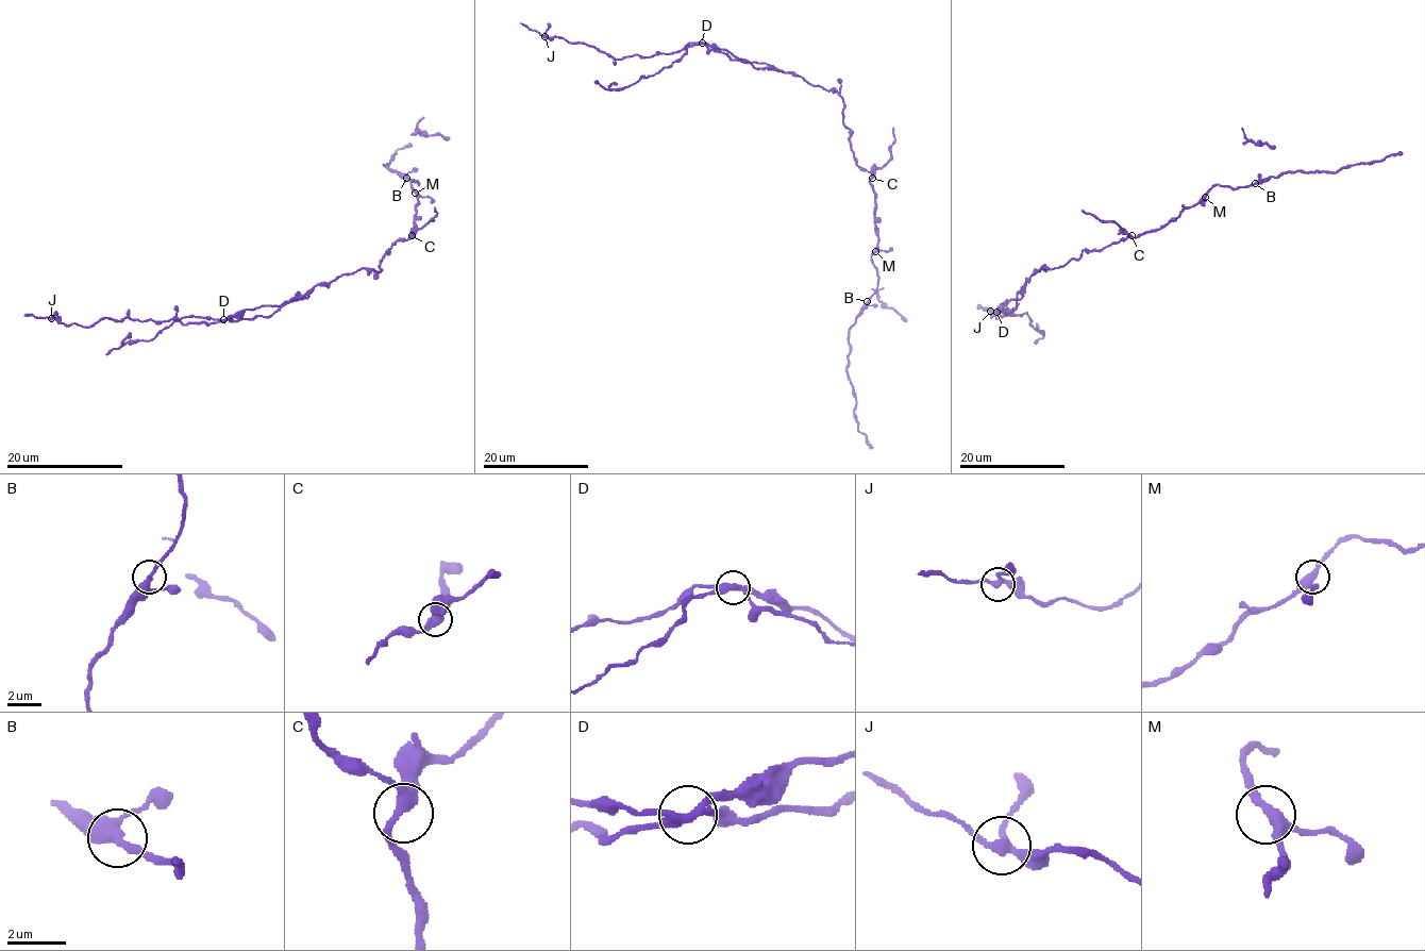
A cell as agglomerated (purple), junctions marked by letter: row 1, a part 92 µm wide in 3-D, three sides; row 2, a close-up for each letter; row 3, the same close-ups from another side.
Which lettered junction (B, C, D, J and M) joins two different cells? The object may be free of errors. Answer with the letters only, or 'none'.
D

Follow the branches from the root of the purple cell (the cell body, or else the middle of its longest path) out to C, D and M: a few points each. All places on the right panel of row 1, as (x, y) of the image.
C: (1073, 260), (1084, 250), (1101, 250), (1132, 235)
D: (1073, 260), (1052, 268), (1042, 266), (1027, 279), (1019, 299), (1004, 301), (996, 312)
M: (1073, 260), (1084, 250), (1101, 250), (1127, 236), (1137, 238), (1155, 231), (1205, 197)

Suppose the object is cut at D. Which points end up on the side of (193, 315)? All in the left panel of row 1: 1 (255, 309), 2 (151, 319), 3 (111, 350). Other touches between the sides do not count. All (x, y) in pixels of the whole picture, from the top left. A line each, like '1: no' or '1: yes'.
1: no
2: yes
3: no

